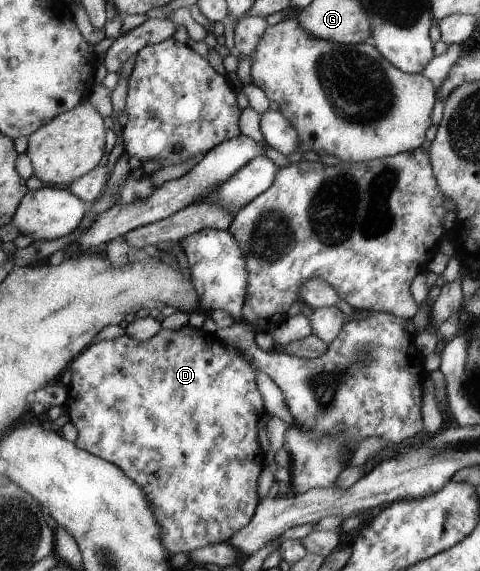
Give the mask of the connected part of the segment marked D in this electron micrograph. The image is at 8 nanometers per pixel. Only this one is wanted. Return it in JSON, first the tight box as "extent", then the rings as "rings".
{"extent":[65,326,266,555],"rings":[[[183,326],[177,332],[161,328],[155,336],[145,341],[137,341],[124,335],[114,340],[103,340],[91,344],[68,369],[72,380],[68,389],[68,402],[65,402],[69,421],[77,428],[78,438],[74,444],[78,448],[121,468],[143,490],[153,507],[154,516],[162,526],[162,541],[171,555],[188,554],[191,550],[207,547],[207,544],[218,544],[229,541],[239,531],[242,531],[254,519],[261,499],[257,496],[257,478],[266,463],[266,454],[257,440],[257,428],[266,417],[265,398],[258,385],[258,373],[247,358],[237,349],[226,345],[215,333],[210,334],[203,329]]]}

